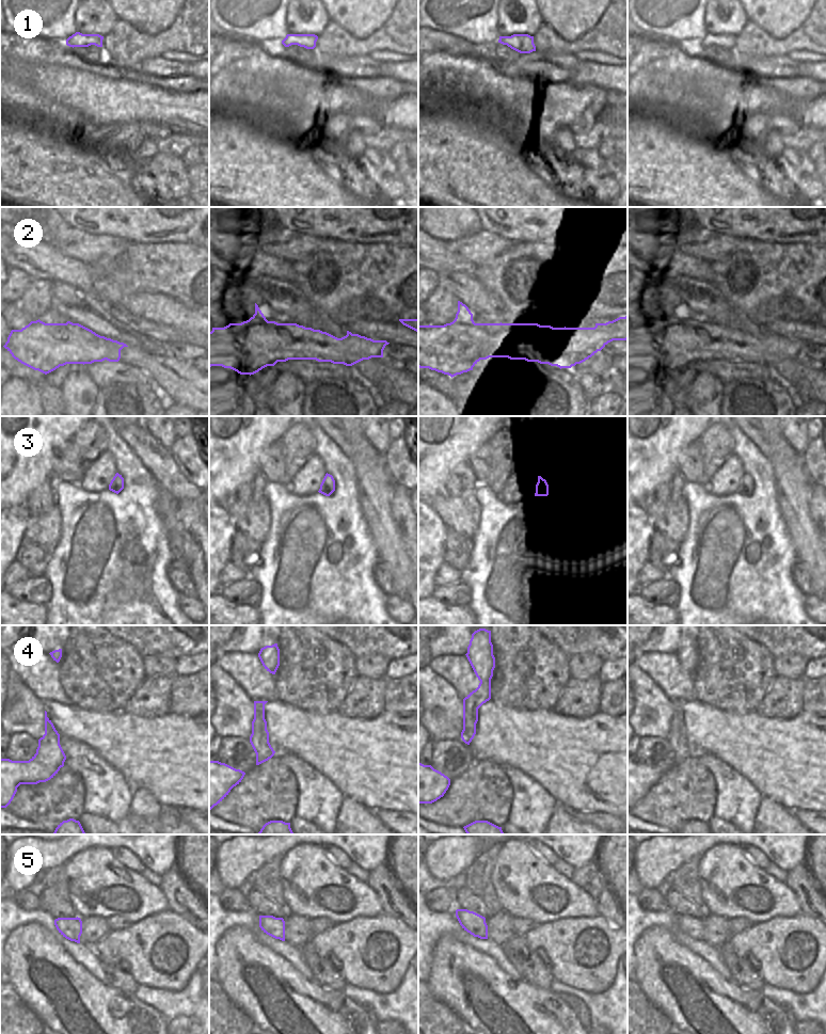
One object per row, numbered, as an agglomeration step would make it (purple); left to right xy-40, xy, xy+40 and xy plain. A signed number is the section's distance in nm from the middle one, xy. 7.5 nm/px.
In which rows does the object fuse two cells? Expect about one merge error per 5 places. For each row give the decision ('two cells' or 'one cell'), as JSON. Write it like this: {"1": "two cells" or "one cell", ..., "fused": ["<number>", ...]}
{"1": "one cell", "2": "two cells", "3": "one cell", "4": "one cell", "5": "one cell", "fused": ["2"]}

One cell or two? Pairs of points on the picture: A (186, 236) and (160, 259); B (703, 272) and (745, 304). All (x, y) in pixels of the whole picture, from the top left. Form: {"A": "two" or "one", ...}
{"A": "two", "B": "two"}

